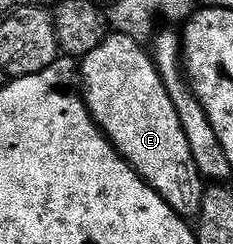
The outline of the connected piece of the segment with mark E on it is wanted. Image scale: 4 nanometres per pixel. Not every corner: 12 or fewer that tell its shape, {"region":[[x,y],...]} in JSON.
{"region":[[107,34],[80,59],[102,134],[172,210],[204,180],[151,52]]}

